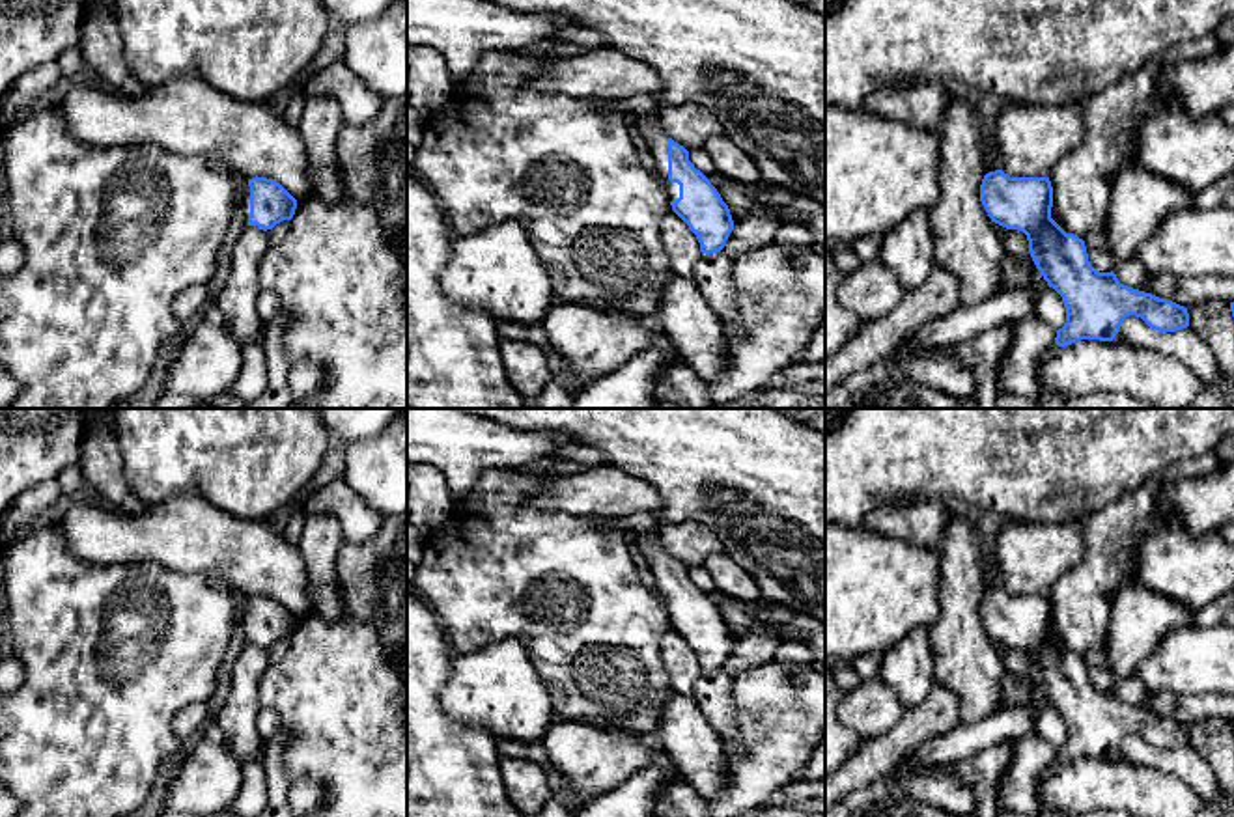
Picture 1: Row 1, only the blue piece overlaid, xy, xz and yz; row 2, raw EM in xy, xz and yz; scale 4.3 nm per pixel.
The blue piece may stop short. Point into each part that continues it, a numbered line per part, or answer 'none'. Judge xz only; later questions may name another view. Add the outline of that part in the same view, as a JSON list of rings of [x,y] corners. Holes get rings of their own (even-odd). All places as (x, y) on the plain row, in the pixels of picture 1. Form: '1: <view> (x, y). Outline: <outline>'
1: xz (755, 476). Outline: [[[461,408],[521,431],[551,431],[571,438],[575,444],[596,448],[609,457],[609,464],[629,476],[650,483],[661,496],[661,507],[653,511],[657,528],[629,539],[638,545],[655,575],[659,597],[670,619],[680,616],[680,602],[668,599],[668,552],[659,541],[659,528],[676,522],[698,522],[709,528],[722,543],[724,552],[734,558],[760,586],[762,597],[784,604],[793,612],[825,621],[825,435],[790,418],[782,408]]]

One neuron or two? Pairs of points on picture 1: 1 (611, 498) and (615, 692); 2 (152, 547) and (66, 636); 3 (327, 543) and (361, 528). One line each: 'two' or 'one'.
1: two
2: two
3: two

